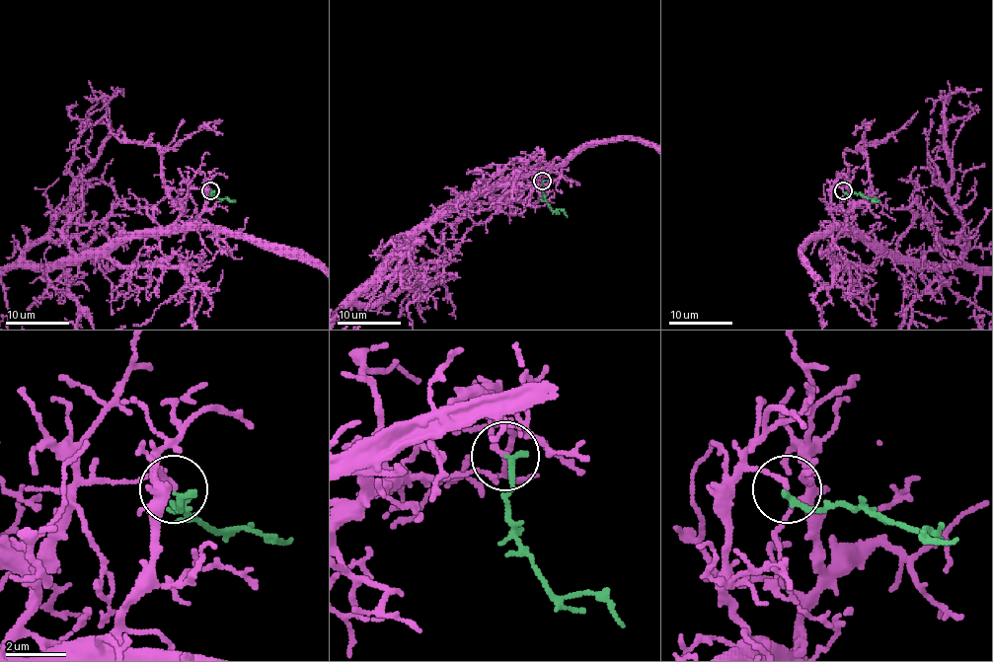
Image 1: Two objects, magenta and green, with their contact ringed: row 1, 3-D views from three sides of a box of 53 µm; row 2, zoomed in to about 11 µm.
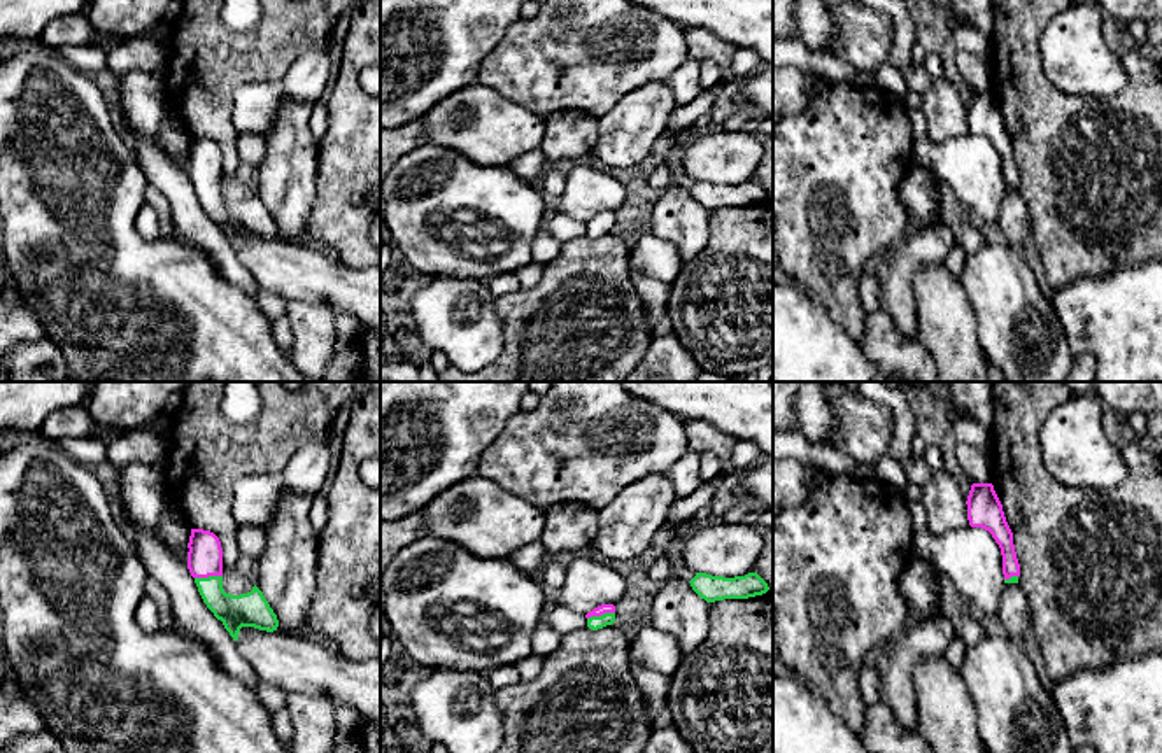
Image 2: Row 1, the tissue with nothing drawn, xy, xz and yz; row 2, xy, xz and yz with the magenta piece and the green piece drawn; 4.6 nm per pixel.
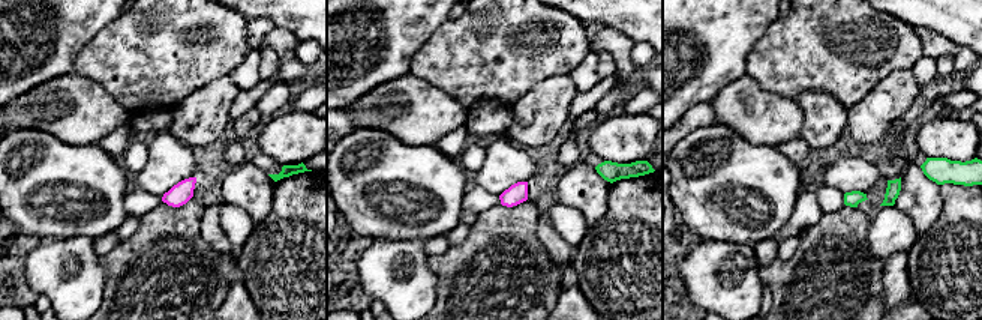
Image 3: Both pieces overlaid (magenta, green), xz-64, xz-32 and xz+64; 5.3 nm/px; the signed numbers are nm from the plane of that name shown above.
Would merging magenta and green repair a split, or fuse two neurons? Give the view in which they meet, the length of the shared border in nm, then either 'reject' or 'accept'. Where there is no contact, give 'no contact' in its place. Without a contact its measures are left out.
xy | 130 nm | accept

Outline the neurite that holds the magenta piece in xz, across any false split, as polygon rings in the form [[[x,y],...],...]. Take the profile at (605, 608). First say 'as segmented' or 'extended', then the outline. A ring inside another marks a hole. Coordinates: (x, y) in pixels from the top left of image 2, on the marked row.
extended; [[[601,604],[585,615],[587,627],[592,630],[603,629],[615,622],[615,606],[613,604]]]

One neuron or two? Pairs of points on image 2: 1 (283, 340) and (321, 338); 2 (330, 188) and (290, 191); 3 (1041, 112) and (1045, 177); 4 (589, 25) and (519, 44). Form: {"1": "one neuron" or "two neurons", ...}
{"1": "two neurons", "2": "two neurons", "3": "one neuron", "4": "one neuron"}

